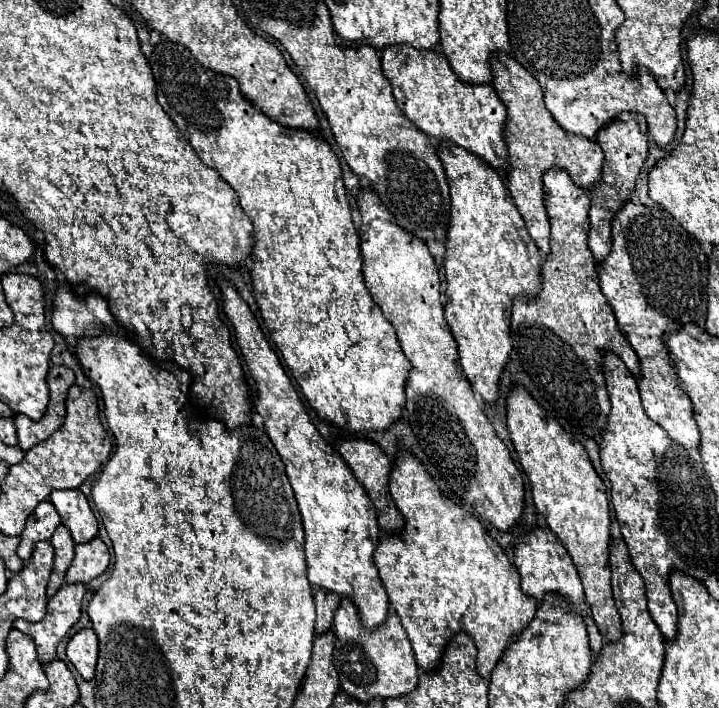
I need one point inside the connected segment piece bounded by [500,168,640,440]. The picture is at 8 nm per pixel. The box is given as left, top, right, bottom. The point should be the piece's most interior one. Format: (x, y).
(559, 335)

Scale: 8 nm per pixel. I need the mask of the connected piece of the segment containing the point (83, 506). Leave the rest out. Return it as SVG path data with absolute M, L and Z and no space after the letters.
M54 490L50 494L50 502L60 514L62 524L70 530L76 544L88 542L98 534L98 522L82 490Z

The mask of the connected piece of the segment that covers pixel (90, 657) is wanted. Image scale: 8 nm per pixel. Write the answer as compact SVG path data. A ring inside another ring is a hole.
M92 630L76 632L66 646L66 656L74 664L74 668L84 676L84 680L94 678L96 656L98 656L98 640Z

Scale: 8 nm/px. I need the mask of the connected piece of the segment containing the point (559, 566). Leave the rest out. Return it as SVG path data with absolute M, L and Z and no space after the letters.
M536 526L534 530L530 530L530 532L514 546L514 564L516 564L518 572L520 572L524 594L534 596L536 600L542 600L544 594L556 592L556 594L560 594L560 596L566 596L566 598L572 602L572 606L574 606L574 608L584 616L584 620L586 620L588 636L590 636L590 648L592 648L592 652L598 656L600 650L602 650L604 638L600 636L596 624L592 622L592 618L590 618L588 612L586 612L584 588L582 588L582 582L580 582L580 576L578 576L578 572L576 572L576 566L572 564L570 554L566 552L564 544L558 540L558 536L556 536L554 532L550 532L548 528Z

